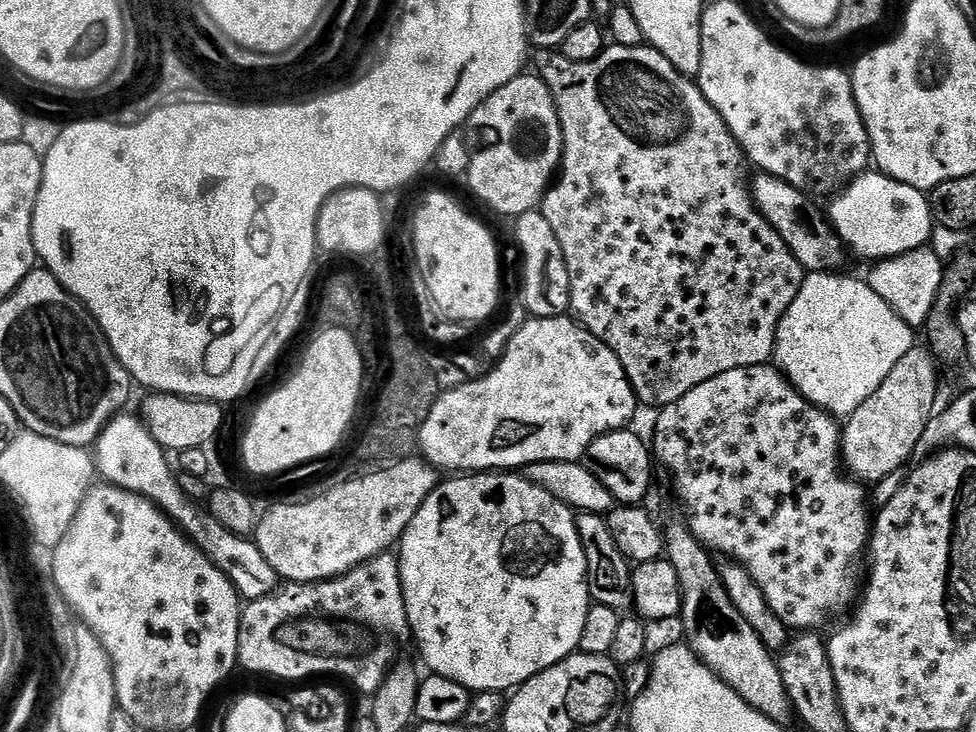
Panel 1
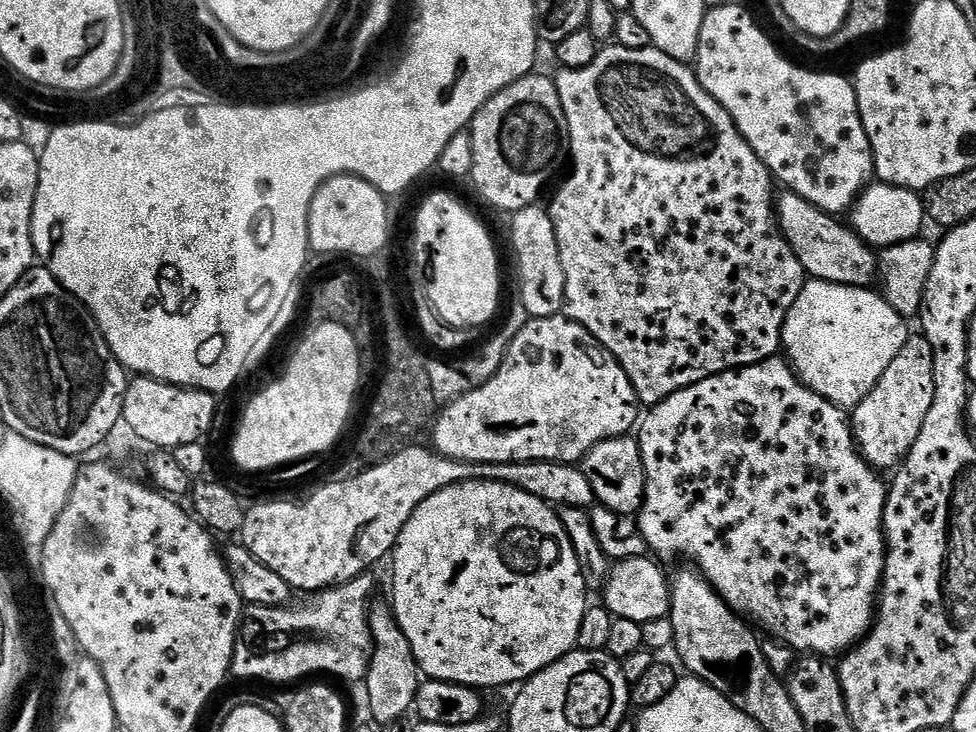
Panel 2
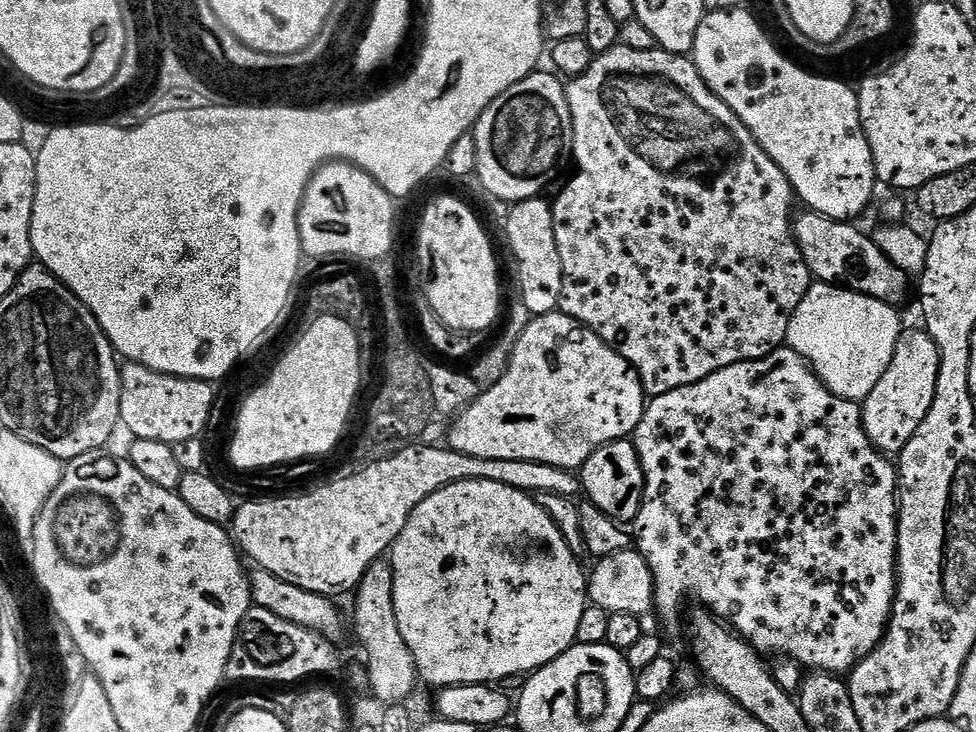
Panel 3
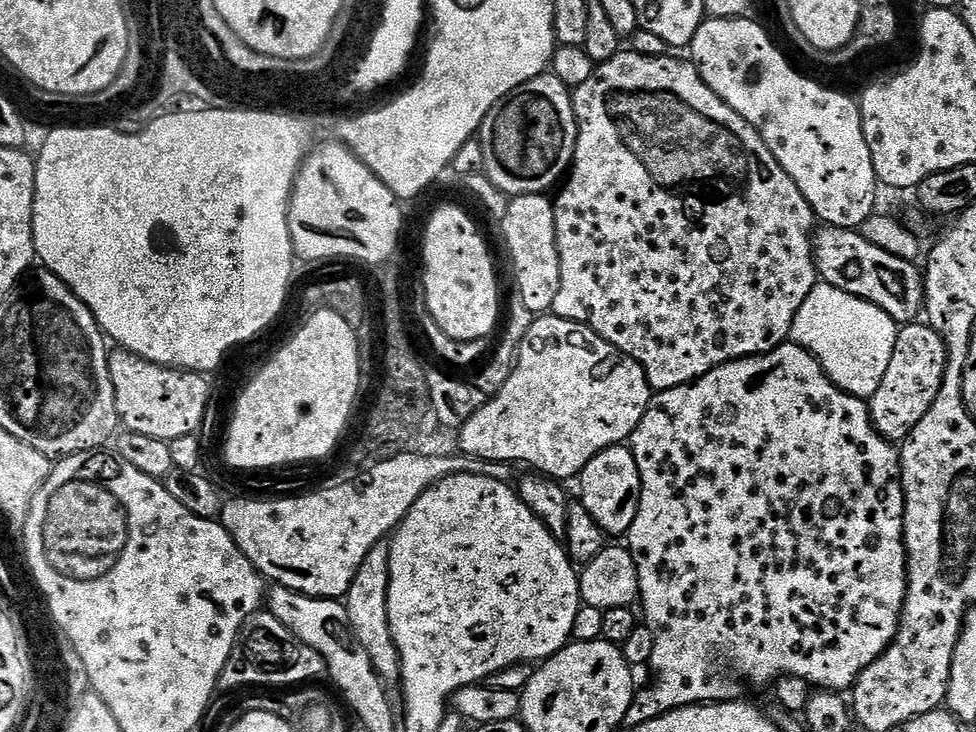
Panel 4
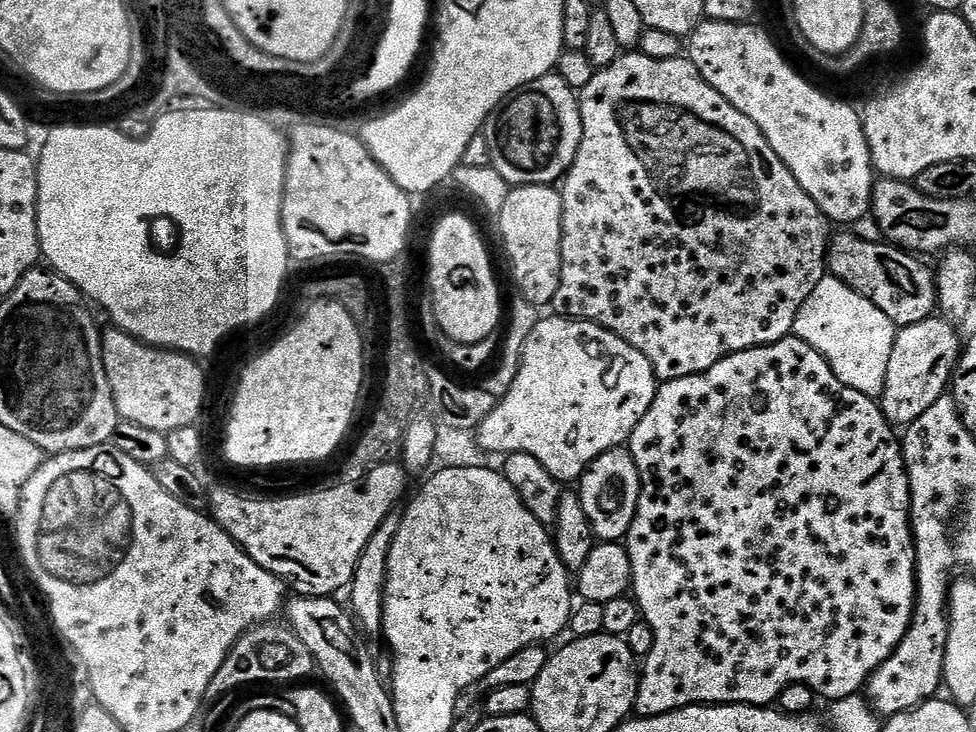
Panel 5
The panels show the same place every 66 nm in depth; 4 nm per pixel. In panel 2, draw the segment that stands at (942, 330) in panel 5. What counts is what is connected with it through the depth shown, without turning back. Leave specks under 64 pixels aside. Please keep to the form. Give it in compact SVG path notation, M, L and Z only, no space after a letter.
M912 334L902 350L898 350L894 362L886 366L886 374L878 378L874 390L851 409L852 434L861 456L877 470L895 469L906 459L914 442L918 442L922 422L926 422L926 414L930 414L933 402L934 354L923 334Z

